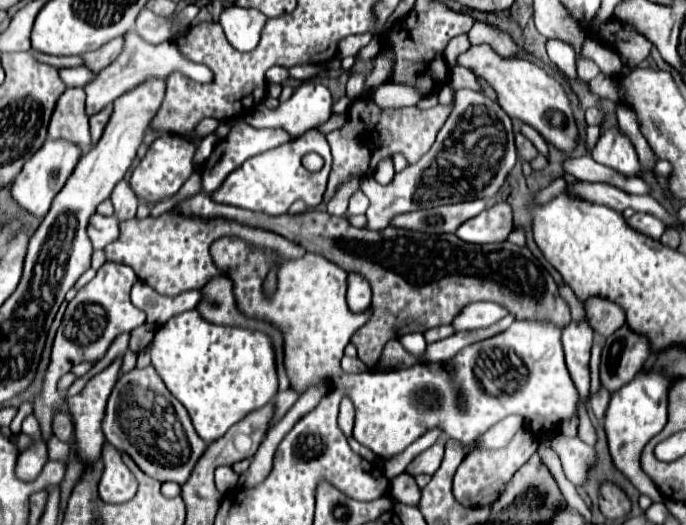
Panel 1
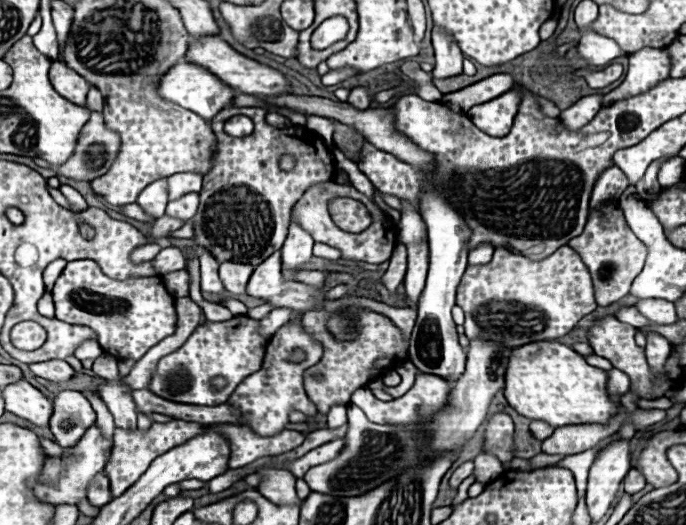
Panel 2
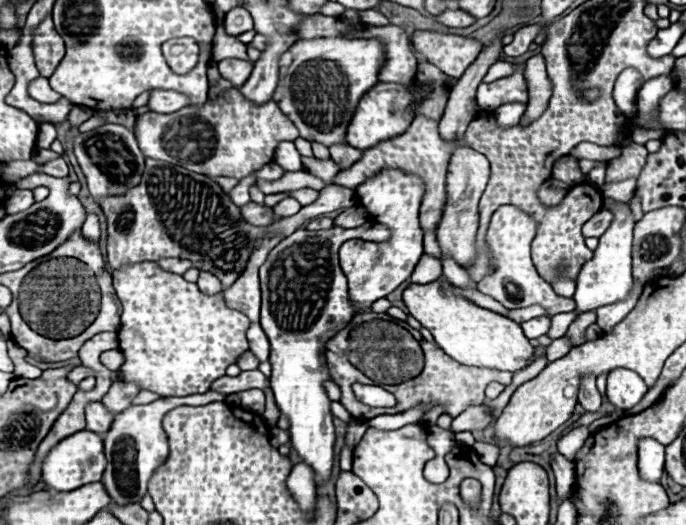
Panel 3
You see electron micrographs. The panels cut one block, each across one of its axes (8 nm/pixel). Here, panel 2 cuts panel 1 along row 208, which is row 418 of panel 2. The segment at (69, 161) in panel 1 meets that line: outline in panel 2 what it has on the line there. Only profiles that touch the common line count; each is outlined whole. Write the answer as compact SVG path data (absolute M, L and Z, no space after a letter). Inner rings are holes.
M20 380L8 384L2 394L8 412L26 418L36 426L48 426L48 420L52 416L52 400L36 390L30 382Z

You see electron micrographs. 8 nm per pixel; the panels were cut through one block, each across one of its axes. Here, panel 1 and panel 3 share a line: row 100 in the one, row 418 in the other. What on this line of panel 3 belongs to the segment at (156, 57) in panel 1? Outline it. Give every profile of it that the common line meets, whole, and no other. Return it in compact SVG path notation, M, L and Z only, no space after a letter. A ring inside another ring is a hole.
M90 402L86 404L86 430L90 432L96 432L96 434L104 434L110 430L112 426L112 420L114 420L116 414L108 412L102 402Z

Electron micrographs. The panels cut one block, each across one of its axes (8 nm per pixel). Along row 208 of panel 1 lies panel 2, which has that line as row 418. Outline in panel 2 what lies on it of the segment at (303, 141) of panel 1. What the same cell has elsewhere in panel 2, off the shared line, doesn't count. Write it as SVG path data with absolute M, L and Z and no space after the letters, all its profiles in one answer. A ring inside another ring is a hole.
M292 320L288 324L284 324L268 342L266 346L266 356L262 362L262 368L258 372L254 372L252 376L248 376L238 388L236 392L230 396L230 404L234 404L242 416L246 418L246 422L242 426L250 426L256 434L260 436L274 436L278 432L284 430L284 426L290 422L288 420L288 412L290 408L296 408L300 412L304 412L308 418L316 416L318 410L316 406L308 400L306 392L304 392L304 384L302 384L302 372L310 366L314 366L318 360L322 358L322 346L318 342L314 342L300 326L300 320ZM294 348L304 352L304 360L302 362L290 362L290 352L294 352Z

